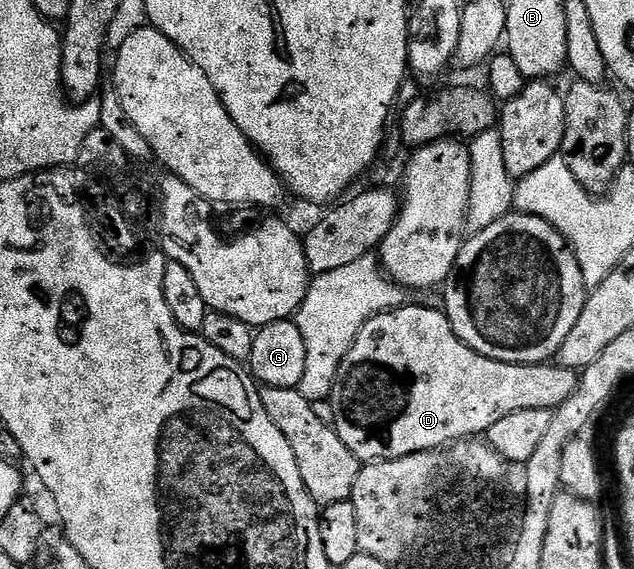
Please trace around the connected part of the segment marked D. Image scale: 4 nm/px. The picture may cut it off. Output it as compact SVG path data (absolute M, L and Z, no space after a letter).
M404 305L395 308L394 311L383 311L379 315L374 315L357 333L357 341L353 341L349 353L345 353L345 361L341 361L341 365L337 369L337 377L333 381L329 400L329 408L331 407L329 419L335 432L341 437L341 441L345 441L349 453L357 456L360 464L366 465L384 459L400 459L422 451L437 451L465 439L486 436L488 429L496 421L501 421L501 417L509 417L509 413L521 413L521 409L545 409L552 412L577 389L579 375L569 367L559 366L558 362L506 363L490 359L473 349L469 349L469 345L465 345L465 341L461 341L461 337L457 337L457 333L451 322L447 320L446 314L438 306L435 307Z

